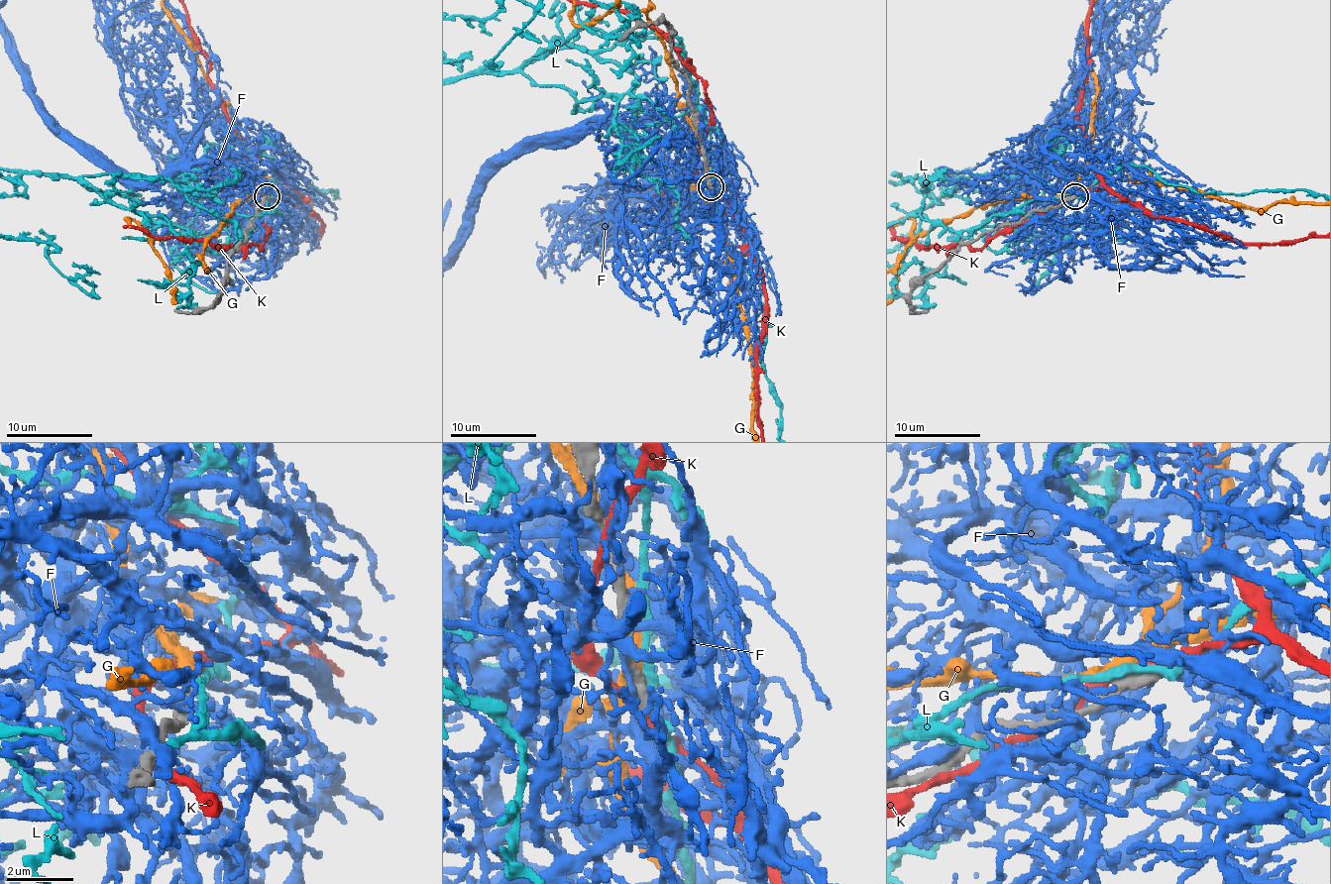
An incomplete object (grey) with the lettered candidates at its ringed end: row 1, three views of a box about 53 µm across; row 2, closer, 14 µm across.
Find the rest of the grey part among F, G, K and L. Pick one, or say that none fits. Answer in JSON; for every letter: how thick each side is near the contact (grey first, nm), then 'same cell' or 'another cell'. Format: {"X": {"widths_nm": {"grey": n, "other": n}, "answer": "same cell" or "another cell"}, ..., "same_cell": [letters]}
{"F": {"widths_nm": {"grey": 500, "other": 180}, "answer": "another cell"}, "G": {"widths_nm": {"grey": 400, "other": 440}, "answer": "another cell"}, "K": {"widths_nm": {"grey": 460, "other": 380}, "answer": "another cell"}, "L": {"widths_nm": {"grey": 550, "other": 260}, "answer": "another cell"}, "same_cell": []}

